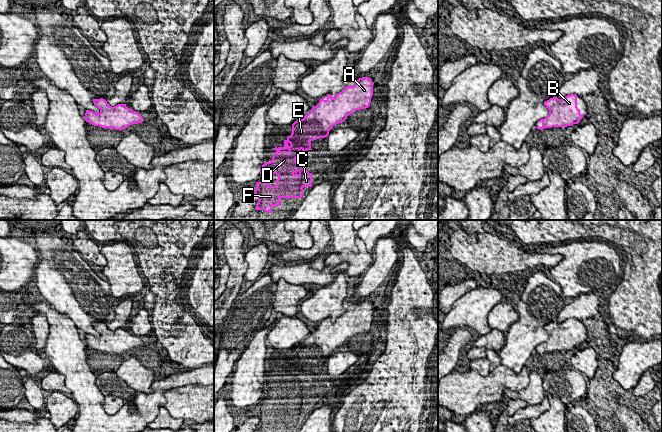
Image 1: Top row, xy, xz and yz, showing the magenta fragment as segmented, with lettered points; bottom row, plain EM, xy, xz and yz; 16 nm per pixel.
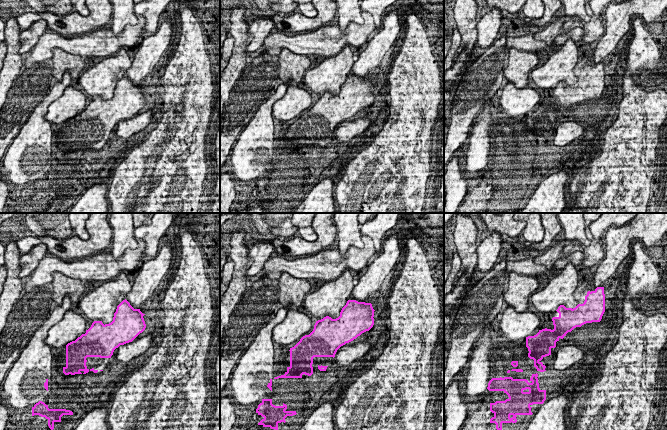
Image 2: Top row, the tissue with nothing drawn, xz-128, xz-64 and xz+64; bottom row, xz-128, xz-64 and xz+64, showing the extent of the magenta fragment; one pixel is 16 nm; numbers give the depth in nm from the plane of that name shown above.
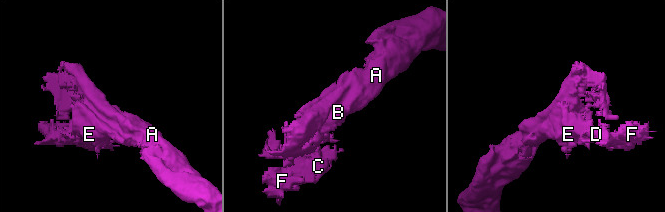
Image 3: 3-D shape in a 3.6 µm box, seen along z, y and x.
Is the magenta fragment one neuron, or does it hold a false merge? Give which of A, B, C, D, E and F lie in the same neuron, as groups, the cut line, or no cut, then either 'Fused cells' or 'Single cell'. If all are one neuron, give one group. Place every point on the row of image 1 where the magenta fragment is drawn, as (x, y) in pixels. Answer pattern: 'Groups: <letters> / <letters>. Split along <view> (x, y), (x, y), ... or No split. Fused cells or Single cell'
Groups: A B C D E F. No split. Single cell

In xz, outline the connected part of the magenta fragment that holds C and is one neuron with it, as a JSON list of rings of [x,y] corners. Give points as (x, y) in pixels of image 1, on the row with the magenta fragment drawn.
[[[359,78],[354,86],[346,86],[334,98],[330,94],[327,94],[326,100],[322,97],[319,103],[312,107],[303,119],[298,119],[292,124],[292,133],[284,140],[284,146],[273,148],[276,152],[273,154],[272,160],[264,162],[260,169],[260,174],[276,174],[278,179],[275,186],[270,186],[269,182],[256,182],[254,194],[258,197],[257,210],[271,213],[273,206],[280,206],[282,198],[285,200],[286,198],[303,197],[302,188],[312,187],[312,173],[304,170],[304,166],[301,163],[297,163],[296,158],[306,158],[307,151],[312,150],[311,142],[313,140],[327,137],[333,126],[344,122],[348,115],[351,115],[356,110],[368,108],[373,96],[373,85],[371,78]]]

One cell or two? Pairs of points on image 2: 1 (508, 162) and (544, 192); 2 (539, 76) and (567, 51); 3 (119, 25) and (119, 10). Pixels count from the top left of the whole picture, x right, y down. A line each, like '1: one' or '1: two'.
1: two
2: one
3: one

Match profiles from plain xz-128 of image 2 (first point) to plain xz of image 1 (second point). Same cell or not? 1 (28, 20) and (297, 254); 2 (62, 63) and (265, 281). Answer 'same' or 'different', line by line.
1: same
2: different

